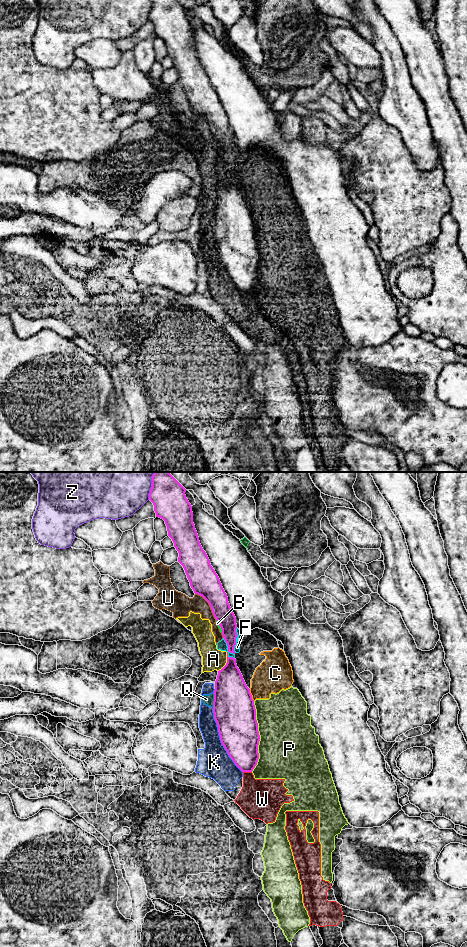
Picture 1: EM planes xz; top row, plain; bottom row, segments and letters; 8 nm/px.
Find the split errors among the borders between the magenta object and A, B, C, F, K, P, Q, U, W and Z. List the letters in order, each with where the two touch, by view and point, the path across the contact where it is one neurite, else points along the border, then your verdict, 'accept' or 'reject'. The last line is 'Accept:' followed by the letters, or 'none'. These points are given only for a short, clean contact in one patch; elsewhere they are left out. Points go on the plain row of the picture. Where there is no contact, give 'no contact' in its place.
A: contact xz (227, 182); border xz (227, 172), (227, 182), (218, 191); reject
B: contact xz (220, 146); reject
C: contact xz (251, 215); border xz (249, 209), (254, 220); reject
F: contact xz (235, 164); reject
K: contact xz (220, 259); reject
P: contact xz (259, 256); reject
Q: contact xz (214, 220); reject
U: contact xz (209, 124); reject
W: contact xz (247, 291); reject
Z: contact xz (150, 10); reject
Accept: none

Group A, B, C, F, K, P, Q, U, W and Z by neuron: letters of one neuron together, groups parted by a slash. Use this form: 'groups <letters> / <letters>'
groups A B C F K Q U W / P / Z

